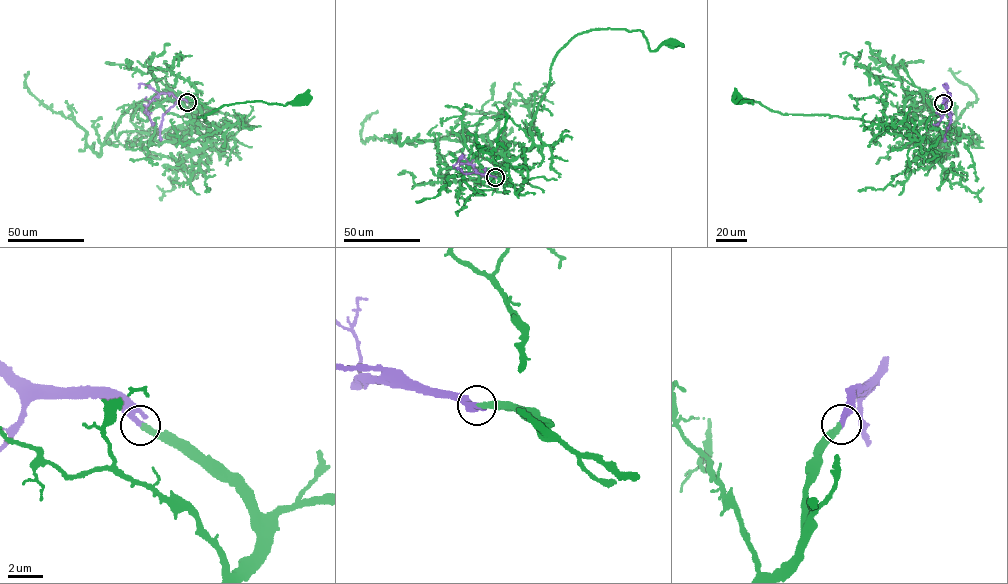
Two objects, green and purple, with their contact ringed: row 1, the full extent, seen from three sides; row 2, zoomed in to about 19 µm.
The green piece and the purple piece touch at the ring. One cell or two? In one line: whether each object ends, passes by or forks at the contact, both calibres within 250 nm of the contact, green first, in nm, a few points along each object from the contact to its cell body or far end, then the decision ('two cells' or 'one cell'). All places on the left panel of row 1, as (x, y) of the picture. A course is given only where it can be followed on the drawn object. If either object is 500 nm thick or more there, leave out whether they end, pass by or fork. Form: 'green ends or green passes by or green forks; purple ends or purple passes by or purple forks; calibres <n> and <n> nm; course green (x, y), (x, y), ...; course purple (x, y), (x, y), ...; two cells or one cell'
green ends; purple ends; calibres 320 and 360 nm; course green (187, 102), (196, 109), (195, 129), (211, 137), (221, 133), (197, 117), (224, 105), (301, 98); course purple (187, 102), (171, 93), (161, 93), (146, 107), (152, 124); one cell

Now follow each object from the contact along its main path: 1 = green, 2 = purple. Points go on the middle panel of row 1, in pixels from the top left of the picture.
1: (495, 177), (502, 155), (531, 146), (553, 58), (573, 37), (622, 29), (642, 32), (651, 50), (673, 43)
2: (495, 177), (482, 175), (470, 164), (457, 162), (462, 153)

